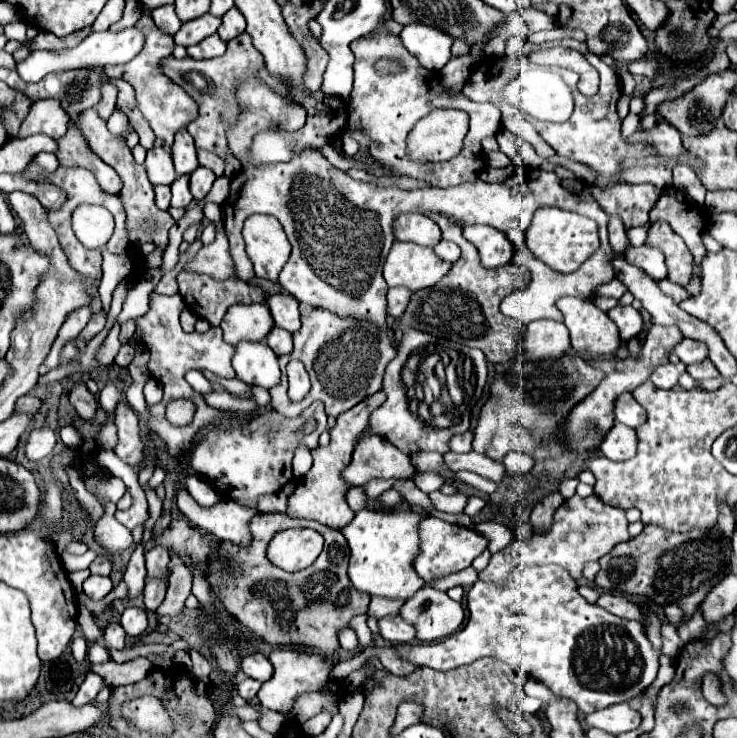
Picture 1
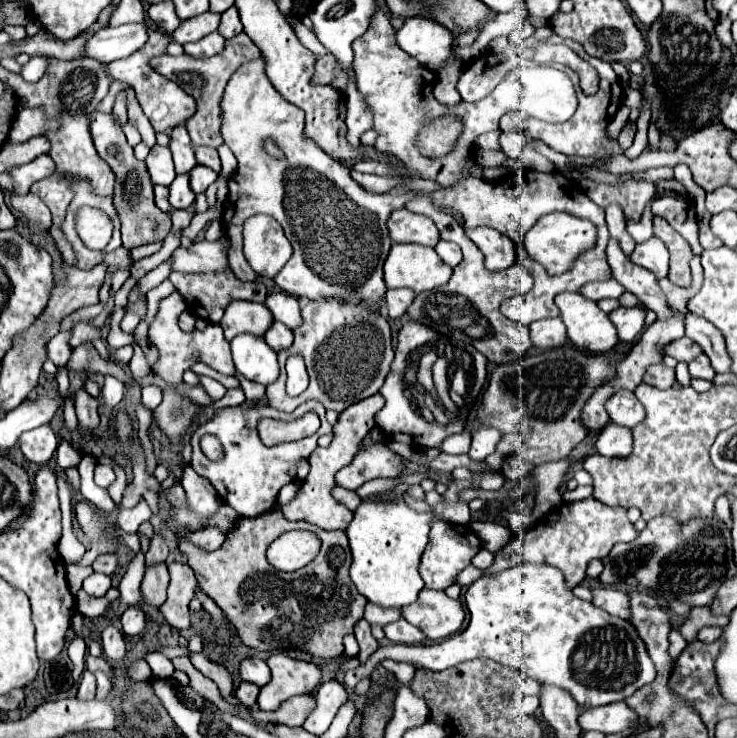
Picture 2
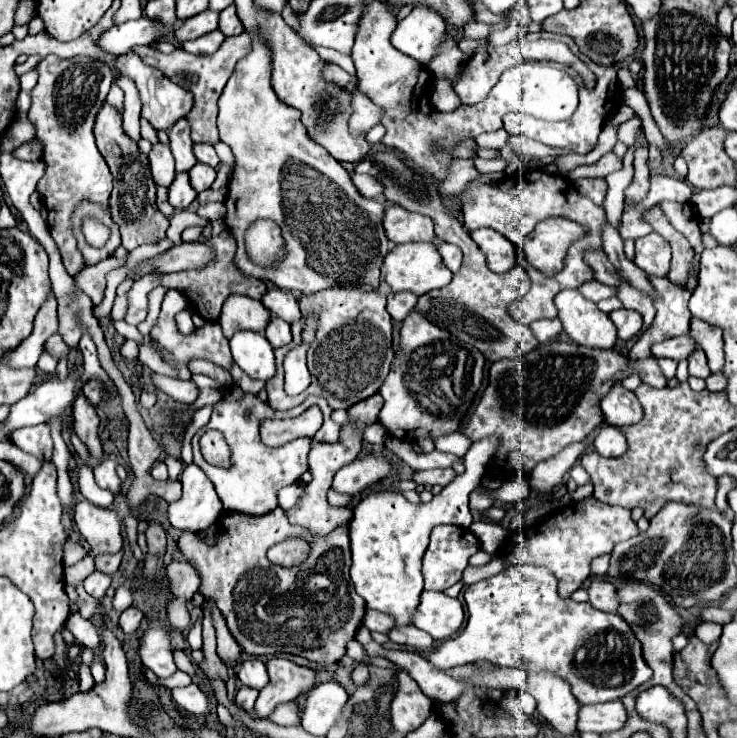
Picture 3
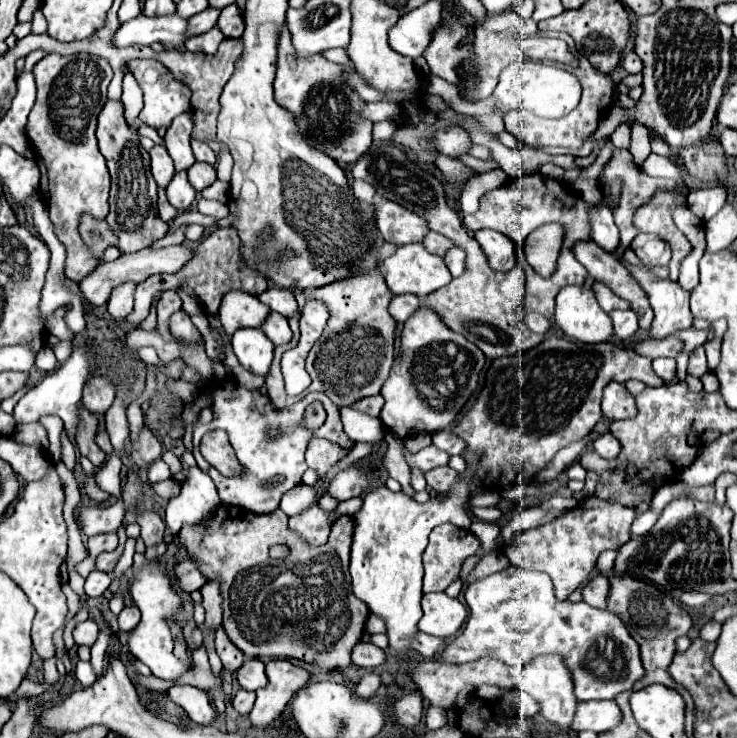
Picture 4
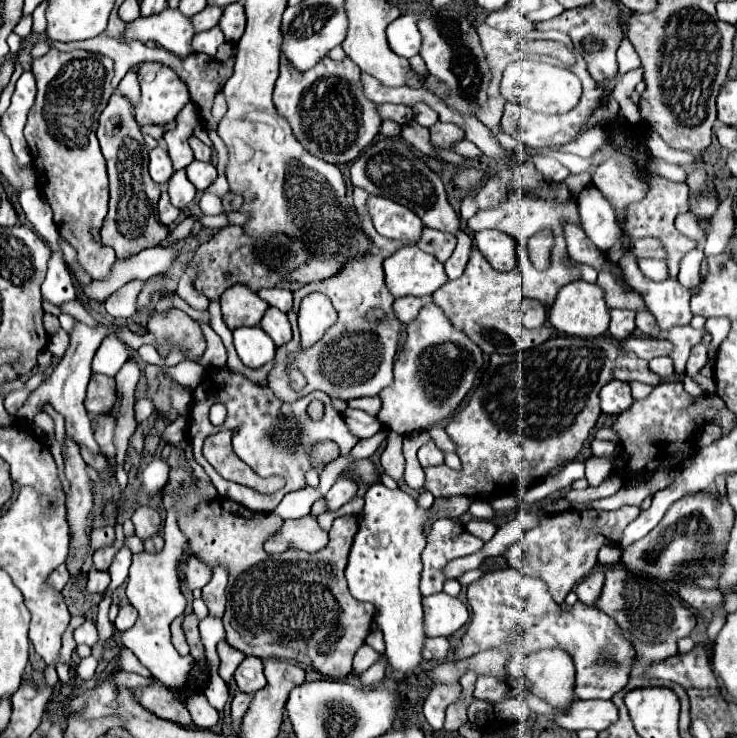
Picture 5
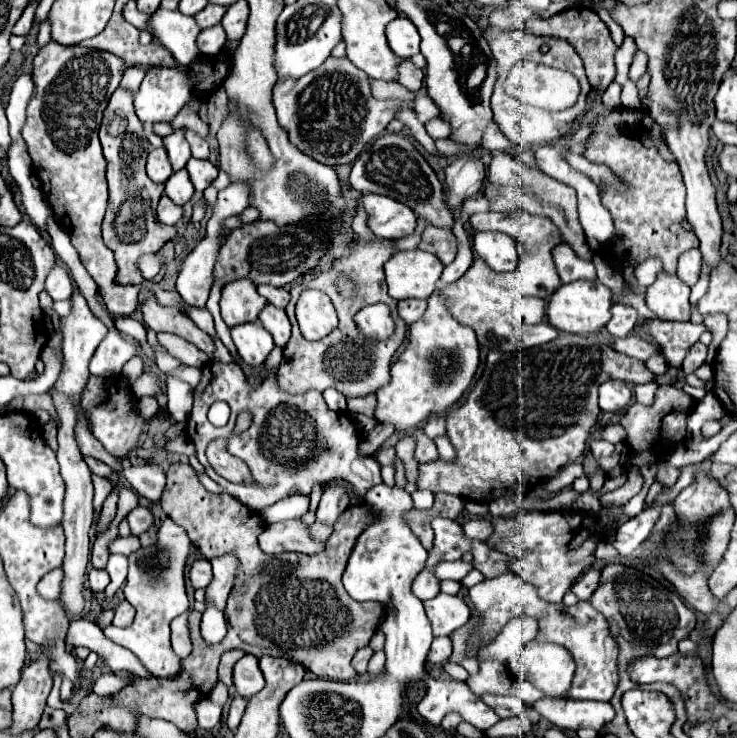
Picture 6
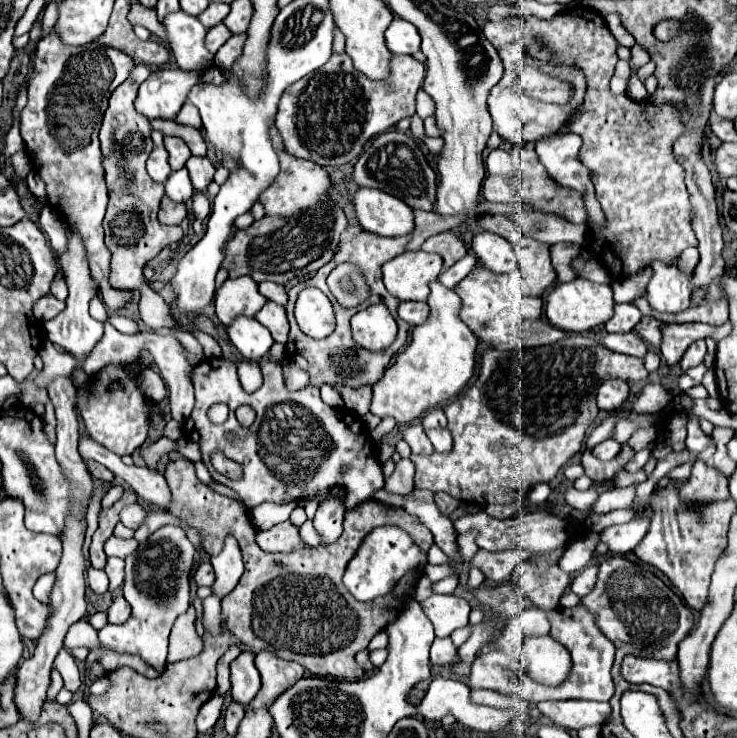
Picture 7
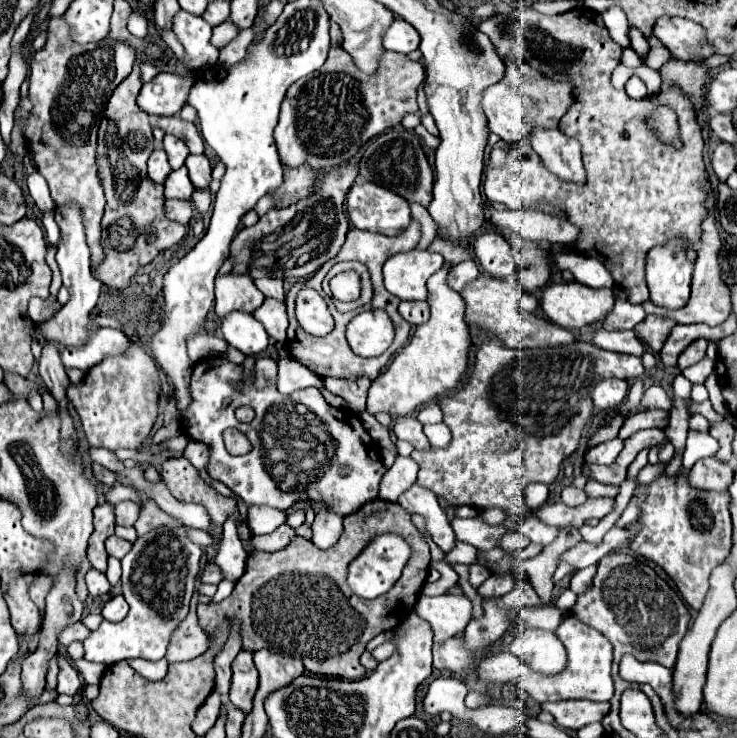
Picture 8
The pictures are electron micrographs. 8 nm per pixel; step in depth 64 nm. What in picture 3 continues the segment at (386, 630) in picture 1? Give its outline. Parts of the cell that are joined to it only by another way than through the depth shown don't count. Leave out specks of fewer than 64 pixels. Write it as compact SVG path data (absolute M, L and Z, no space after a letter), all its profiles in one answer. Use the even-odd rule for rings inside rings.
M404 626L404 628L392 628L388 630L388 638L392 638L392 642L400 644L400 646L408 646L408 648L416 648L420 652L428 652L434 648L434 640L432 636L424 634L420 628L416 626Z

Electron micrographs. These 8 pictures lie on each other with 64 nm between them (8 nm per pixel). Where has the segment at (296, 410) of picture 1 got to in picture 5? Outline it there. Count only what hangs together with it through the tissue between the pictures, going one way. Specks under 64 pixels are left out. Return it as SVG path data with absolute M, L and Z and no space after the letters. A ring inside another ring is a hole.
M370 252L364 258L348 262L338 276L328 280L302 286L294 292L294 300L302 300L310 292L322 292L330 298L334 310L338 312L336 322L326 330L326 338L316 342L312 348L300 352L296 366L308 376L308 386L298 394L306 396L314 390L326 392L330 398L340 398L344 402L362 396L376 396L382 388L392 384L392 362L400 336L400 322L392 312L394 296L384 284L382 256ZM374 308L384 312L382 322L370 322L366 314ZM294 310L288 312L288 320L290 320L290 324L292 324L294 338L292 338L288 344L276 348L274 366L272 366L272 370L268 372L268 388L272 388L274 396L278 396L278 398L284 400L284 402L296 400L296 392L288 386L288 374L286 374L286 356L300 350L300 338L298 338L298 328L296 328L296 316L298 316L298 314L296 314Z

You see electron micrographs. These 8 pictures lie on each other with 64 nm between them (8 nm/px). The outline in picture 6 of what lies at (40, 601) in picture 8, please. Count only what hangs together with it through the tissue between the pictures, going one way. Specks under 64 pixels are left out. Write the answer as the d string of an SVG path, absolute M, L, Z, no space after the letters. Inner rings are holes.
M60 568L48 572L40 584L38 584L38 592L44 596L44 598L58 598L58 592L60 592L60 580L64 580L64 572L60 572Z

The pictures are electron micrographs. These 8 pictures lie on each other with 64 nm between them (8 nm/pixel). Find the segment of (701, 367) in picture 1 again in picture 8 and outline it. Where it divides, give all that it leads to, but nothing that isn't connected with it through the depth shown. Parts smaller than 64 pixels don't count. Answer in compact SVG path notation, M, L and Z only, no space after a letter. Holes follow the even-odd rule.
M700 338L700 340L694 340L682 354L680 354L680 358L678 358L678 366L680 366L680 370L684 370L684 368L688 368L688 366L692 366L692 364L696 364L696 362L700 362L704 356L706 356L706 340L704 338Z

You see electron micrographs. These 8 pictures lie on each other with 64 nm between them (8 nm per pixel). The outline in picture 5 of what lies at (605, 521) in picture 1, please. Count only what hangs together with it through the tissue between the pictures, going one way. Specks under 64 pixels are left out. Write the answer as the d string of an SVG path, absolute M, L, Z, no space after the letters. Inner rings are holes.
M622 506L618 510L606 512L596 508L584 508L578 512L564 512L556 516L546 516L536 528L524 532L524 536L514 542L506 552L504 558L516 570L538 576L550 586L550 594L556 602L564 602L568 592L592 572L596 566L596 556L602 546L618 546L622 540L624 528L640 514L638 506Z

